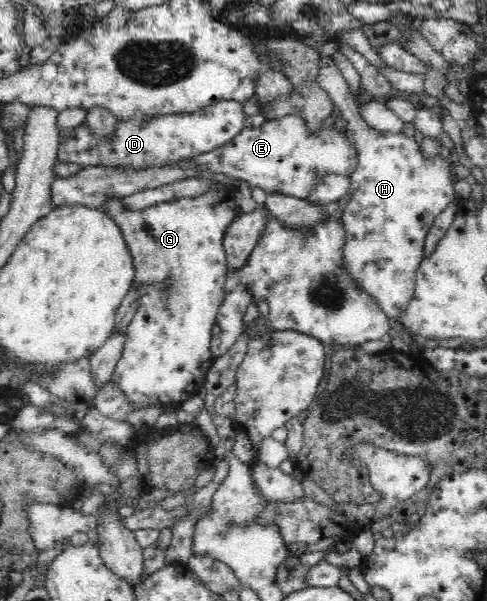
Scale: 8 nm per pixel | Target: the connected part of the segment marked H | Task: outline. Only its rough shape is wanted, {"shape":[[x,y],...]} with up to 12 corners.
{"shape":[[317,20],[316,81],[358,151],[344,269],[386,316],[415,292],[454,160],[363,119]]}

